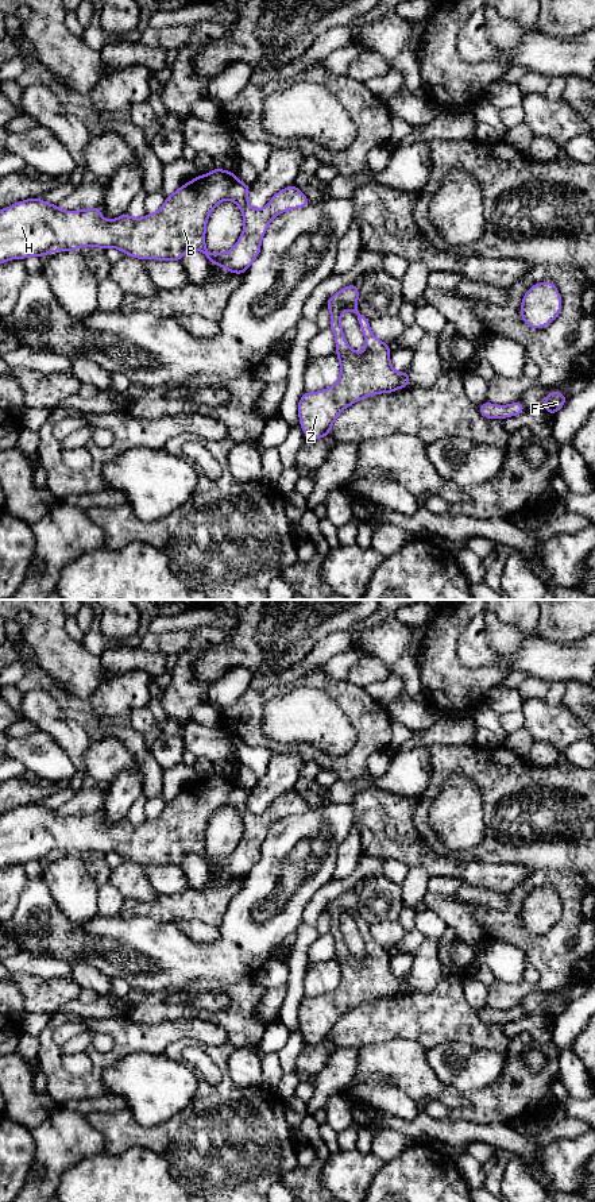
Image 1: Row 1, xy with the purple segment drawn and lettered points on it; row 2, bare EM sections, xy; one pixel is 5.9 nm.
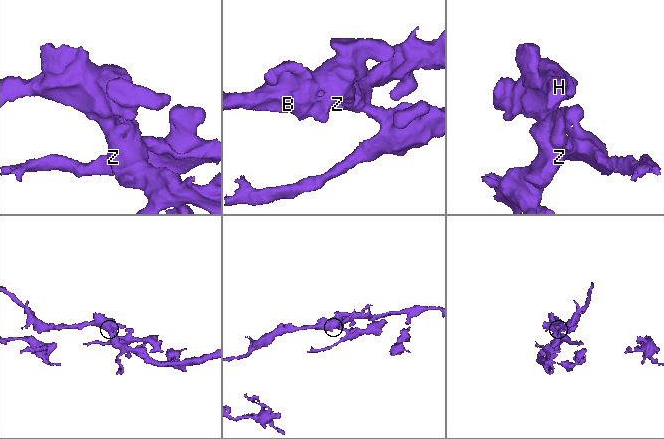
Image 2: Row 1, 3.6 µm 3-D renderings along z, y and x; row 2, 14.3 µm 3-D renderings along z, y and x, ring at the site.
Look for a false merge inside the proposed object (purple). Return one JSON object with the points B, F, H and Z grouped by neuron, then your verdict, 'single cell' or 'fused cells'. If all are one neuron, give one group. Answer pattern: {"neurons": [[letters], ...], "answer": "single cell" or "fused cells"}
{"neurons": [["B", "H", "Z"], ["F"]], "answer": "fused cells"}

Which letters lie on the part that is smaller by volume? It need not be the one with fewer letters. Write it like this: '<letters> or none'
F

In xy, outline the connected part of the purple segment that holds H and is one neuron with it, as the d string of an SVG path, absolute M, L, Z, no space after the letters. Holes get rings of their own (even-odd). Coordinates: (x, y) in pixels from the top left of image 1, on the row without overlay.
M219 770L205 781L196 781L190 787L166 801L162 813L134 824L125 816L120 822L105 825L101 810L92 814L62 816L57 809L38 802L15 808L0 814L0 868L11 864L43 862L54 856L76 856L78 852L94 851L103 856L115 852L123 859L147 866L182 866L186 855L202 858L209 868L223 871L232 879L244 879L260 858L262 843L270 827L282 817L309 812L312 808L297 790L277 797L263 814L252 814L248 809L251 790L240 787L235 775L225 777ZM223 805L232 805L243 820L244 833L236 850L227 858L213 859L205 851L206 827L212 814Z

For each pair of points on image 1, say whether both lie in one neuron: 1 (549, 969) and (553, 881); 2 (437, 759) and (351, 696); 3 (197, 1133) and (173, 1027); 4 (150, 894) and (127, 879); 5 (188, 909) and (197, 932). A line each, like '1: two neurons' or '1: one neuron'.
1: one neuron
2: two neurons
3: two neurons
4: one neuron
5: two neurons

